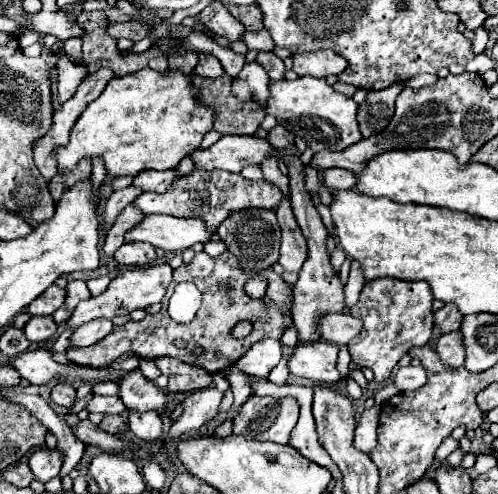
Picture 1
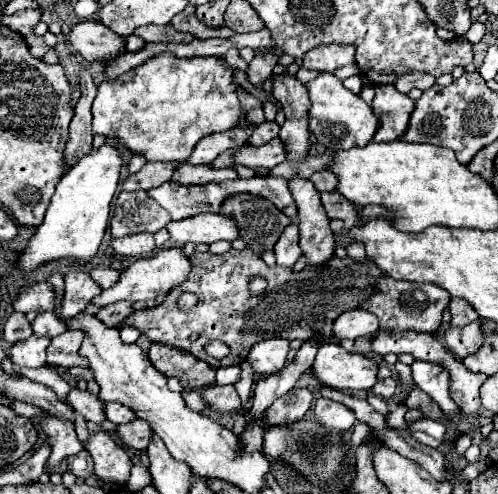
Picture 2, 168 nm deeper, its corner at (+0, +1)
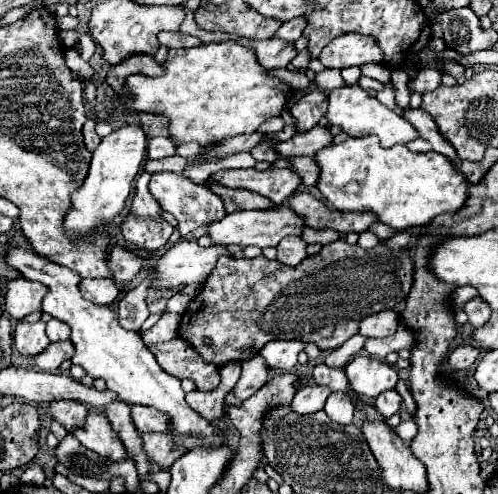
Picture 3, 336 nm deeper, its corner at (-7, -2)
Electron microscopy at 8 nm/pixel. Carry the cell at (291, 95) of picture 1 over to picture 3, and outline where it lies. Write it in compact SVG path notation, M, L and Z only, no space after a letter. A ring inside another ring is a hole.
M357 85L353 87L341 87L333 89L329 93L329 111L327 119L331 125L339 125L349 137L365 137L365 135L377 135L381 139L383 147L391 147L397 143L409 143L419 137L417 129L403 117L379 103L375 97L369 97L367 91L359 89Z

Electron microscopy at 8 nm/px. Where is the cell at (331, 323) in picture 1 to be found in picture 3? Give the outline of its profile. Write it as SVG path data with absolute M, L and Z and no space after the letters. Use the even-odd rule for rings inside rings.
M381 311L361 321L359 333L365 337L389 337L397 331L401 315L397 311Z

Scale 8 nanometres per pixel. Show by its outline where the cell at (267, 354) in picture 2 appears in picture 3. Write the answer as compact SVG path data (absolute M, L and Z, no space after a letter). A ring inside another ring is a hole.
M271 341L259 353L271 369L291 371L297 365L297 355L305 349L303 341Z

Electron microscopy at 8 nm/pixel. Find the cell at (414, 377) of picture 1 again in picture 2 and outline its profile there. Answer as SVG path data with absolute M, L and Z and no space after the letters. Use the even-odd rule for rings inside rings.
M416 360L412 364L412 374L414 374L416 386L426 394L430 394L438 402L444 414L458 420L462 418L462 410L448 396L448 372L444 372L444 368Z

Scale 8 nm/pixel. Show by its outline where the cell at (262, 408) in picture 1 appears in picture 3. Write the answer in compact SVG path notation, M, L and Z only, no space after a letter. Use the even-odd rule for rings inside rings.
M311 385L311 387L299 389L293 397L291 409L299 415L321 411L323 405L325 405L325 399L329 397L329 393L331 393L331 389L323 387L323 385Z

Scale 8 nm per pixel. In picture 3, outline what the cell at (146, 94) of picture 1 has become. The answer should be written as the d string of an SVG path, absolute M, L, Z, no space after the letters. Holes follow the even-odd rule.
M233 39L201 45L195 49L171 49L165 63L165 75L155 79L147 75L131 75L131 79L127 79L127 95L119 95L119 99L125 101L125 107L133 113L151 111L165 115L171 121L169 133L175 145L191 141L205 145L209 141L219 141L225 137L255 133L263 121L269 117L279 117L291 97L293 87L283 83L279 77L269 75L269 71L259 65L253 47L245 47Z

